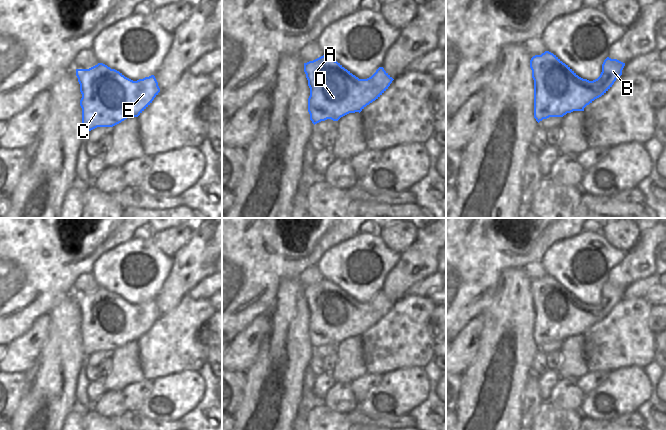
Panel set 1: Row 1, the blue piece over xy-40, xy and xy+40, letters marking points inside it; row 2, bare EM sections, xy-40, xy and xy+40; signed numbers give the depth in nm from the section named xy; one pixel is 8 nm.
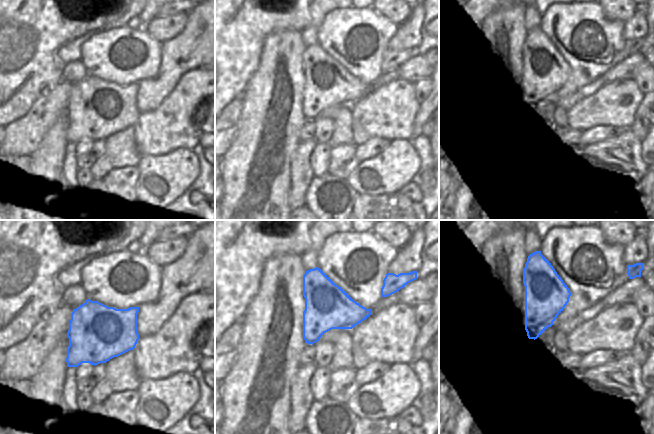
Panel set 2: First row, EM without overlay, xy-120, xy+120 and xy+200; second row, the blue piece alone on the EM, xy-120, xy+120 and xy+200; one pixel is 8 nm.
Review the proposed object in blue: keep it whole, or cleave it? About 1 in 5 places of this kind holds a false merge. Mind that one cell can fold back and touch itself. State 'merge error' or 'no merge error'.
no merge error

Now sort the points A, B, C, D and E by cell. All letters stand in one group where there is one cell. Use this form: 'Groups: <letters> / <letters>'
Groups: A B C D E

